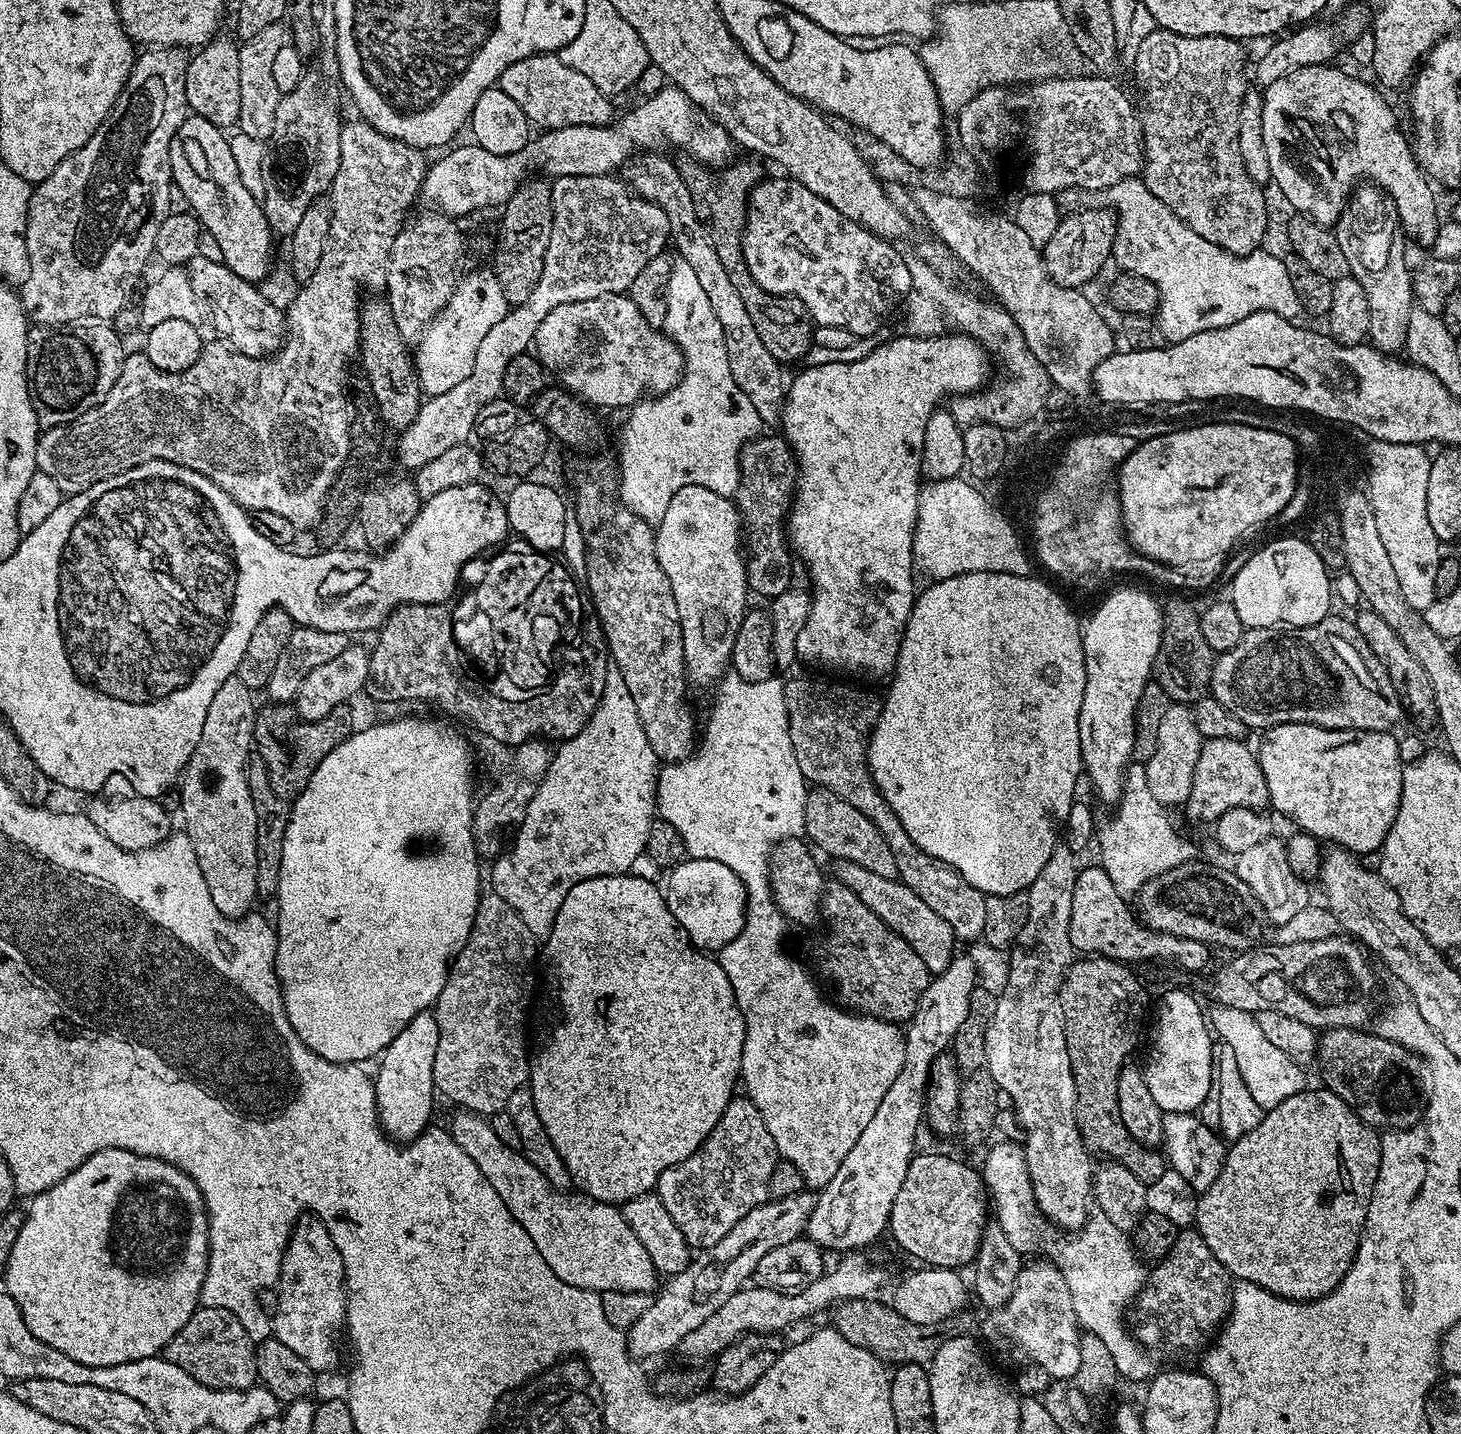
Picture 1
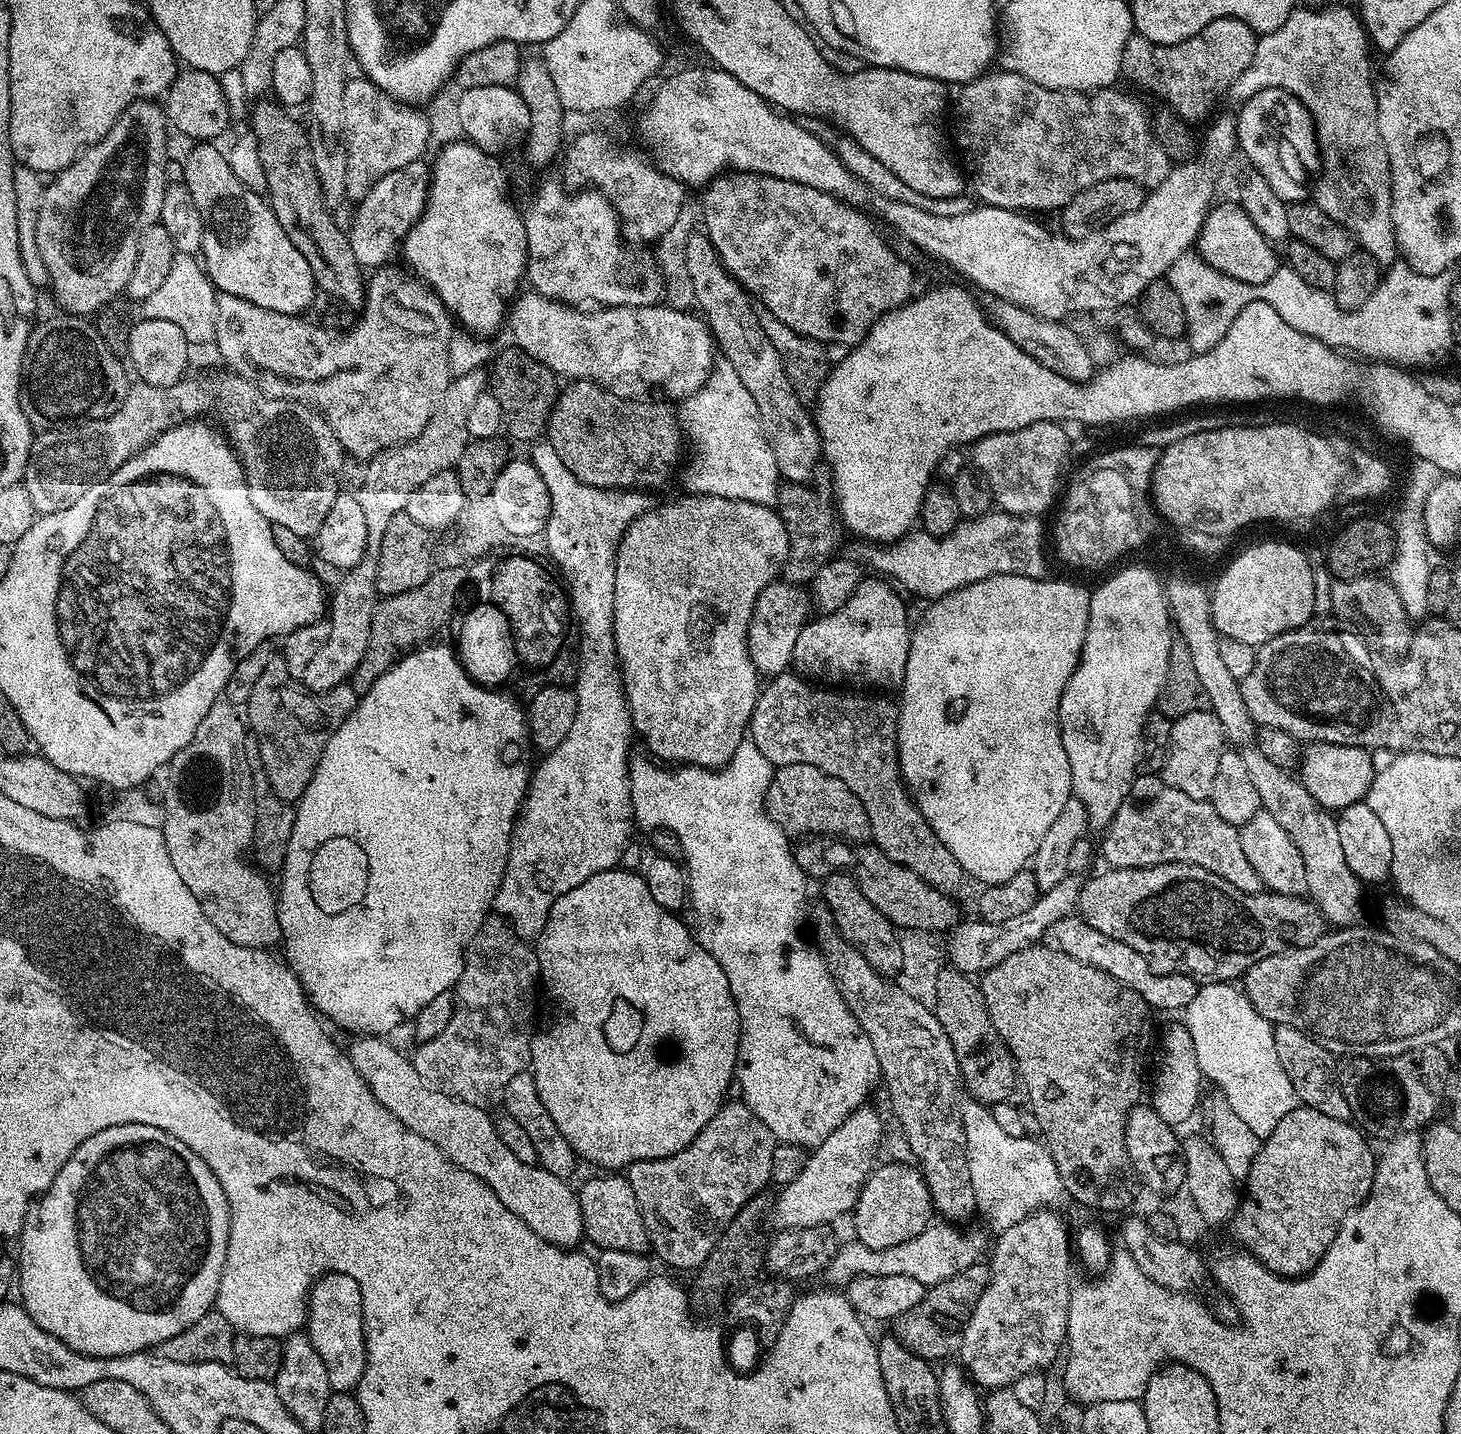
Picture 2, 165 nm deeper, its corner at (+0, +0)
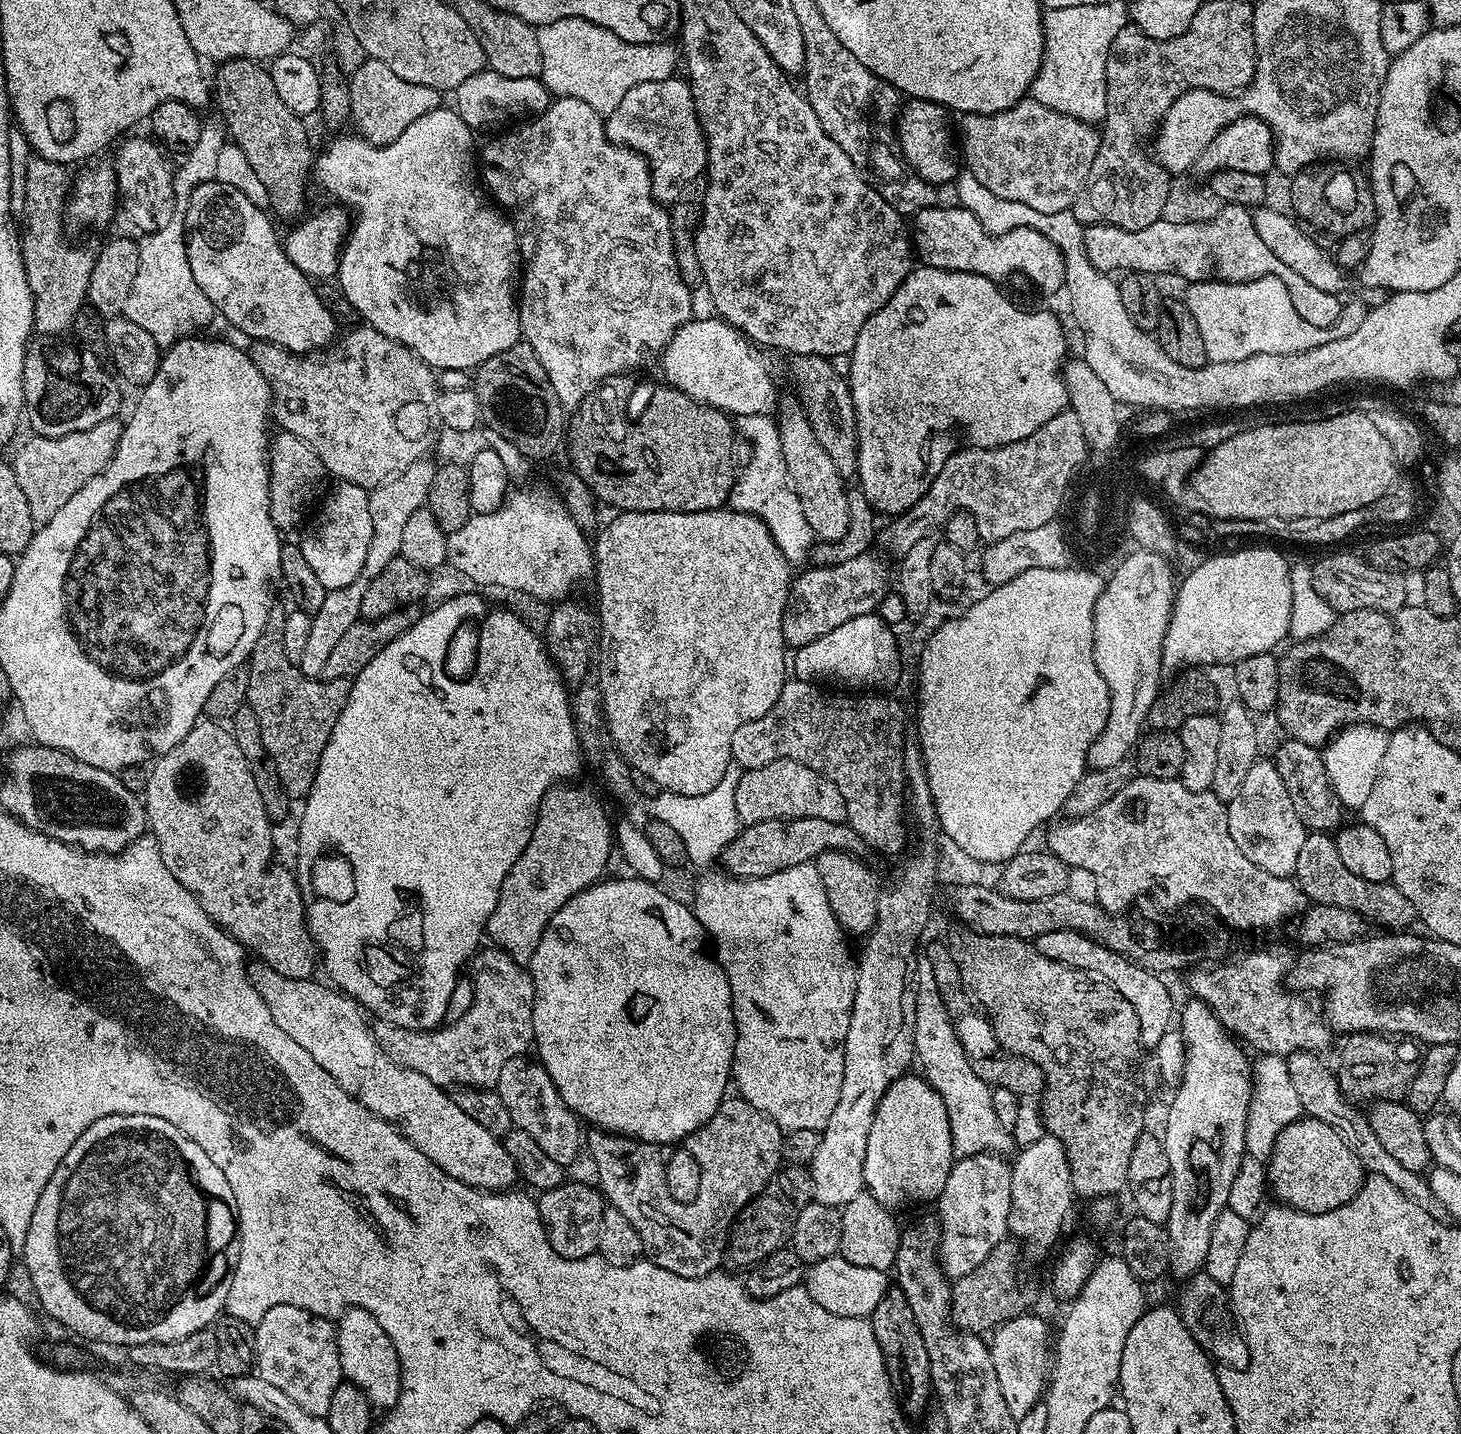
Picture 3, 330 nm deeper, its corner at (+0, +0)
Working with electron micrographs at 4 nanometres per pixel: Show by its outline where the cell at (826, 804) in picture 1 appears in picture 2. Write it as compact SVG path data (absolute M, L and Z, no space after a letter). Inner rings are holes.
M805 764L776 768L771 779L768 791L762 797L762 804L768 809L768 819L776 821L785 833L793 837L796 835L796 838L819 834L853 842L864 842L871 837L866 810L846 782L818 770L818 766Z

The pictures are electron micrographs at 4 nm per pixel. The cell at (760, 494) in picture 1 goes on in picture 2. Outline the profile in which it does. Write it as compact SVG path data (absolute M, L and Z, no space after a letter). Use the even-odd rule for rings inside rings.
M788 486L778 497L778 511L788 535L788 557L782 569L783 579L789 584L807 585L837 555L840 539L846 536L834 500L824 492L815 492L812 486Z

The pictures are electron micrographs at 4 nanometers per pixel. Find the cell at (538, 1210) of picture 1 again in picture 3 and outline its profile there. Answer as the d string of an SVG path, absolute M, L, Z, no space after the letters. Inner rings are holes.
M253 964L253 968L251 965L247 969L248 978L260 991L261 998L270 1010L270 1018L278 1026L278 1030L294 1038L294 1042L298 1042L298 1046L302 1046L302 1050L306 1050L306 1054L310 1054L310 1058L314 1058L314 1062L318 1062L318 1066L322 1066L322 1070L326 1070L326 1074L330 1074L330 1078L334 1078L334 1082L338 1082L342 1090L356 1097L362 1106L366 1106L374 1115L382 1117L416 1149L422 1150L427 1163L450 1174L450 1178L485 1192L503 1192L515 1185L512 1183L517 1183L516 1163L504 1149L503 1139L486 1126L482 1126L482 1122L466 1114L466 1110L462 1110L462 1106L458 1106L445 1089L430 1082L430 1078L422 1078L422 1074L406 1070L390 1058L386 1058L382 1046L378 1046L374 1038L369 1021L364 1021L365 1013L352 997L345 996L343 992L327 983L319 984L316 978L295 980L278 974L265 964Z

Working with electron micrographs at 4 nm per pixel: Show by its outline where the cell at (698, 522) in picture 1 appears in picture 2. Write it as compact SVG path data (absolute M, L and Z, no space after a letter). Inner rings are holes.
M695 494L681 495L681 500L672 500L669 504L664 504L661 508L649 507L644 511L630 527L624 531L624 536L620 539L620 545L616 551L616 561L614 562L614 646L616 647L616 663L620 665L620 678L624 686L624 697L628 703L628 709L632 715L632 727L635 735L644 739L644 744L653 752L655 759L660 762L671 762L676 766L691 766L697 770L703 768L711 768L719 770L725 764L730 762L730 758L734 758L734 750L740 748L746 738L752 723L752 711L756 705L756 700L760 696L762 687L762 677L756 671L754 662L750 662L748 657L748 623L750 622L750 614L754 610L754 602L758 602L758 594L762 594L762 590L767 584L771 584L773 580L781 575L784 563L788 557L788 535L786 534L786 526L784 519L780 516L779 511L775 507L767 504L755 504L754 502L746 502L745 500L735 500L734 498L718 498L717 496L697 496Z

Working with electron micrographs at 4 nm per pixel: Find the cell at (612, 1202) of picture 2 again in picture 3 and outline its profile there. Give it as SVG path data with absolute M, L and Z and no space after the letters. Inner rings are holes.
M565 1182L556 1188L541 1191L538 1196L540 1221L552 1248L562 1258L577 1260L593 1255L600 1246L600 1227L604 1221L606 1201L599 1189L588 1184Z

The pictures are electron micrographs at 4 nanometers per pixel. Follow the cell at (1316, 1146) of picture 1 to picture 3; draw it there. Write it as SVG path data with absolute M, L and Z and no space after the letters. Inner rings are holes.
M1311 1118L1296 1120L1290 1126L1286 1126L1286 1130L1282 1130L1267 1170L1271 1195L1276 1195L1281 1205L1297 1208L1300 1212L1329 1212L1346 1206L1346 1202L1353 1200L1360 1192L1366 1175L1363 1162L1358 1158L1358 1154L1354 1154L1354 1150L1350 1150L1342 1134L1338 1134L1334 1126L1326 1126L1326 1122Z

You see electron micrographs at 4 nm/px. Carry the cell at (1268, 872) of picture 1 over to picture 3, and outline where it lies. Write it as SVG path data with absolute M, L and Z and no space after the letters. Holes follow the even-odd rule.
M1257 759L1256 764L1250 766L1238 798L1227 801L1230 838L1234 838L1238 850L1242 850L1254 866L1262 866L1266 874L1291 877L1298 866L1306 829L1294 810L1294 802L1290 802L1290 794L1286 794L1286 786L1282 786L1282 774L1278 774L1271 759L1264 759Z

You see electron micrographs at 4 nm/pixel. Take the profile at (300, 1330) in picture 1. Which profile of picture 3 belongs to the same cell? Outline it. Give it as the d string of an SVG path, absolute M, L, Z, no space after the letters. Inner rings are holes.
M351 1307L338 1317L335 1326L343 1379L361 1388L373 1409L387 1410L394 1407L400 1393L400 1359L392 1339L386 1330L382 1330L382 1326L378 1326L378 1318L374 1318L370 1310Z

